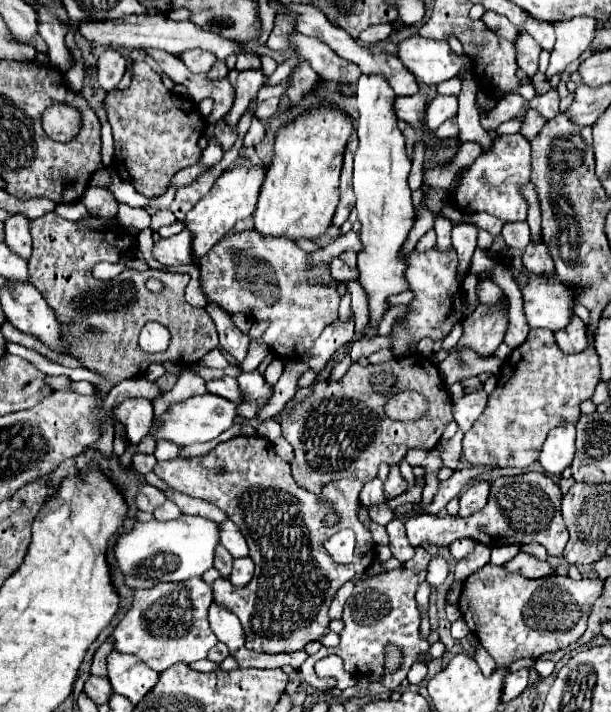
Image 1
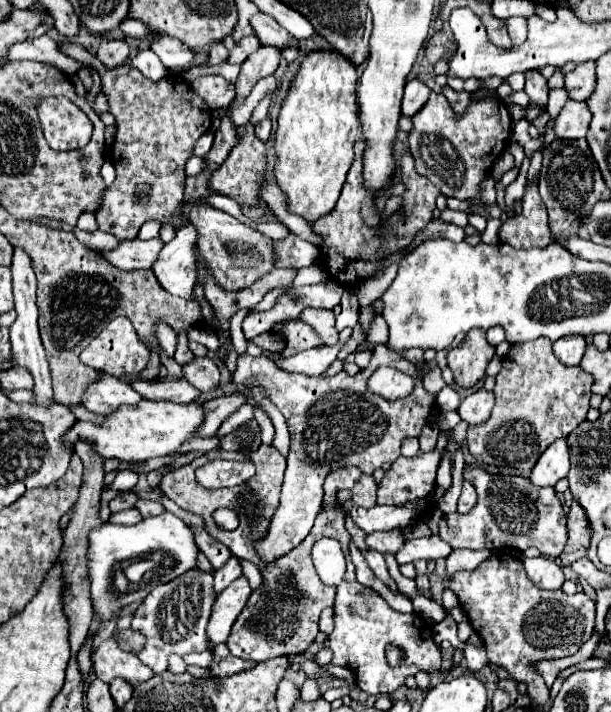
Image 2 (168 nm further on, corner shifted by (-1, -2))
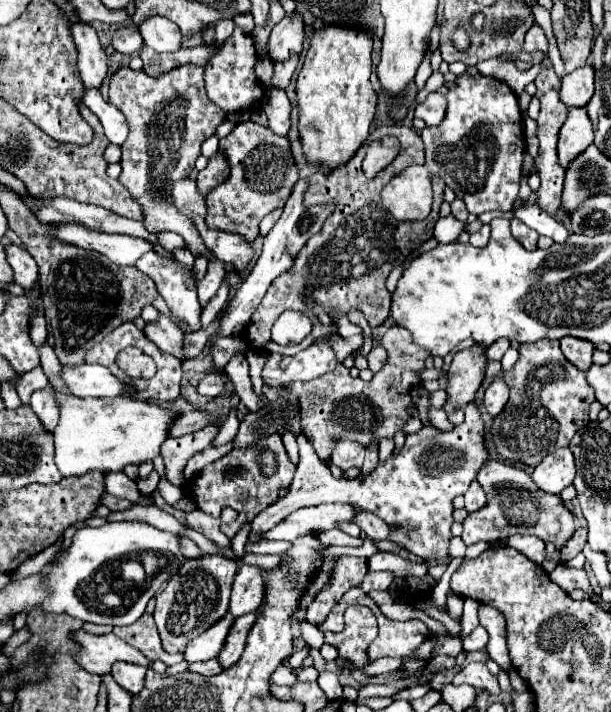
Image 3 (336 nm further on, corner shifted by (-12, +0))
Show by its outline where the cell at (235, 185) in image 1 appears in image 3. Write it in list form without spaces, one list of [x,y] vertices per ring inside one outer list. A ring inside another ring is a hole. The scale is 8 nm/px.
[[[154,250],[144,254],[136,268],[152,276],[152,280],[156,280],[156,288],[174,316],[182,318],[192,330],[200,330],[202,308],[198,304],[192,268],[178,262],[176,258],[160,256]]]

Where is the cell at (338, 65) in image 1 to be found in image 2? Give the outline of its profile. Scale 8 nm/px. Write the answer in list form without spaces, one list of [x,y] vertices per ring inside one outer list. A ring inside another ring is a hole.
[[[259,12],[259,14],[253,18],[251,26],[253,26],[253,34],[259,38],[261,44],[271,44],[271,46],[277,46],[279,50],[283,50],[283,46],[285,46],[287,42],[293,42],[295,46],[299,46],[299,40],[293,38],[283,26],[279,26],[277,20],[271,18],[269,14]]]

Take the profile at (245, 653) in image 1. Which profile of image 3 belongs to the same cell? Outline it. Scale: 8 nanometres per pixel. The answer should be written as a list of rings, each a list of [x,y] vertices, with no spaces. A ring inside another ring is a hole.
[[[212,658],[212,660],[204,660],[204,662],[196,662],[196,664],[190,664],[190,670],[192,672],[198,672],[202,676],[214,676],[218,672],[222,672],[222,664],[218,658]]]

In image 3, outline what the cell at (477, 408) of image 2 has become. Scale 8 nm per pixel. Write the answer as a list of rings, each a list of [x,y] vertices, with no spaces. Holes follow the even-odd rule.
[[[496,378],[490,382],[490,386],[484,392],[484,408],[494,418],[502,412],[502,408],[508,402],[508,386],[502,378]]]

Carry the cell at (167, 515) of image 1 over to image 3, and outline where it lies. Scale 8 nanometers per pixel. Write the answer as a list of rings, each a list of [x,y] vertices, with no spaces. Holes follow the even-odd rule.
[[[124,472],[106,474],[104,478],[106,478],[104,486],[106,486],[106,492],[108,492],[108,494],[114,494],[116,498],[126,498],[126,500],[130,500],[132,504],[138,504],[138,502],[146,500],[146,498],[142,498],[140,490],[136,488],[136,482],[130,480]]]

